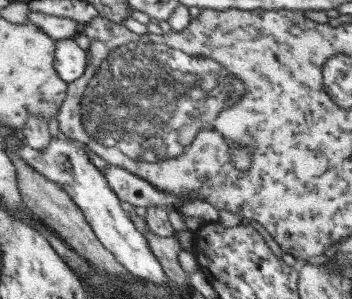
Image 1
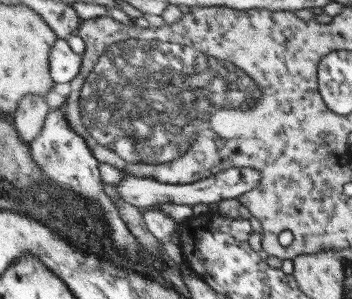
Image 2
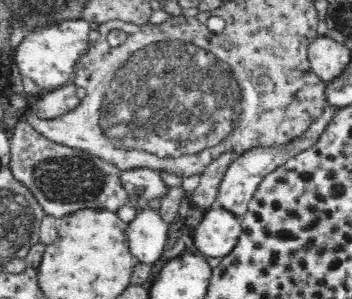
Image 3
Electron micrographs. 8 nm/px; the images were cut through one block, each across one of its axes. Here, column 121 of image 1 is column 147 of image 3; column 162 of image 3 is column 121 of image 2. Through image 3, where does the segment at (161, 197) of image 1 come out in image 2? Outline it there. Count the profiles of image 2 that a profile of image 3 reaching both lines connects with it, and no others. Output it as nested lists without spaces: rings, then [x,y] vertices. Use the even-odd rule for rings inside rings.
[[[231,168],[231,170],[225,170],[221,174],[215,174],[211,178],[205,178],[201,182],[195,182],[195,184],[163,184],[163,182],[157,182],[157,180],[151,180],[151,178],[135,178],[135,176],[123,176],[123,180],[117,184],[117,192],[119,196],[123,196],[129,204],[137,206],[139,210],[149,210],[149,206],[155,206],[155,204],[165,204],[165,202],[173,202],[173,204],[187,204],[189,208],[193,208],[195,204],[217,204],[221,200],[227,200],[227,198],[239,198],[239,196],[245,196],[247,192],[251,190],[257,190],[259,184],[261,184],[263,176],[259,174],[259,170],[251,170],[251,168]]]

